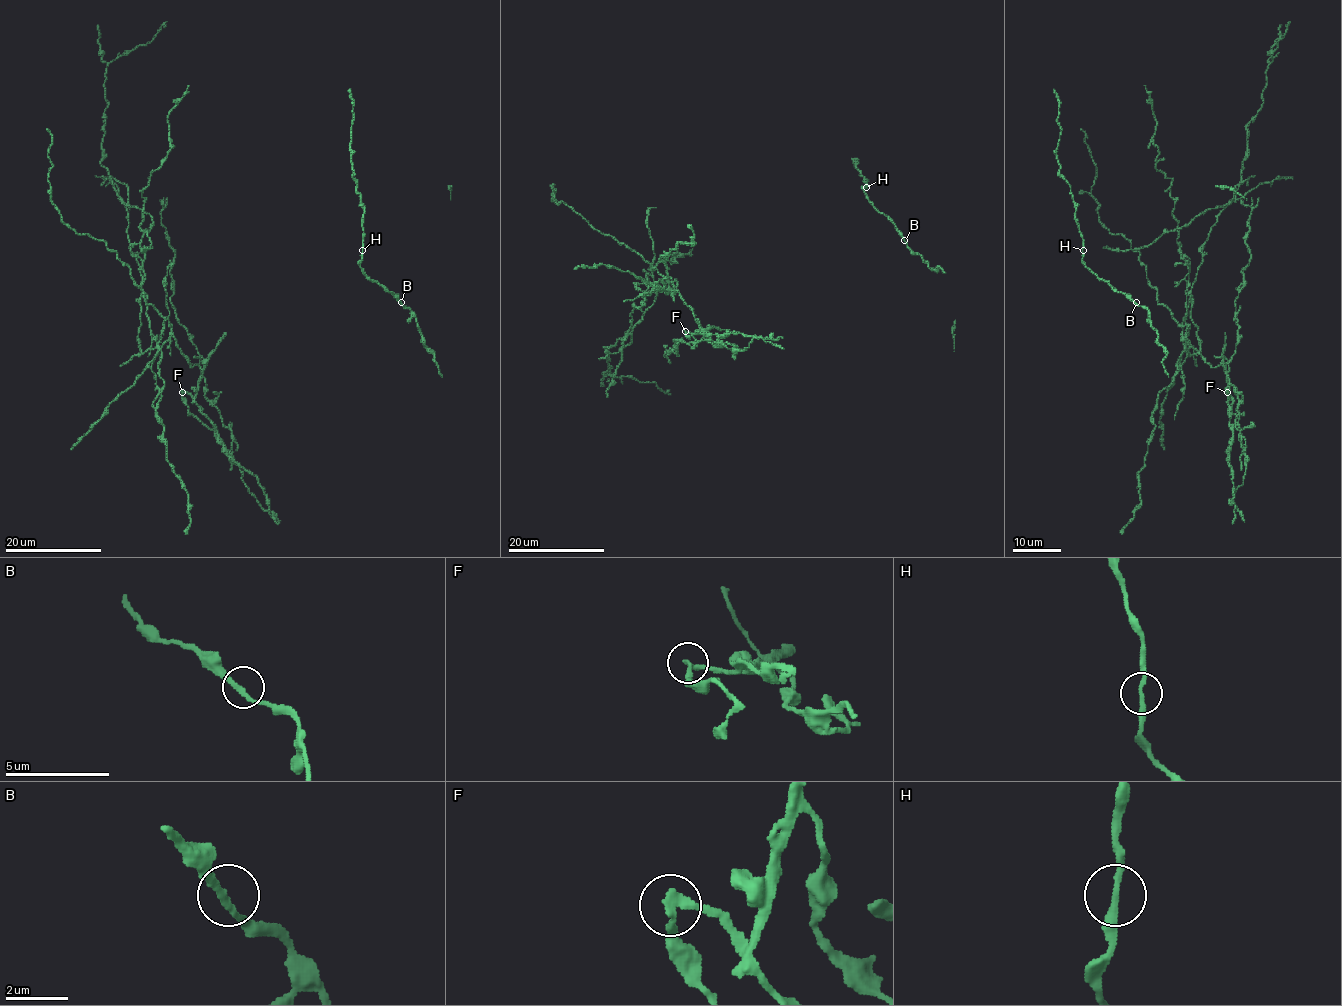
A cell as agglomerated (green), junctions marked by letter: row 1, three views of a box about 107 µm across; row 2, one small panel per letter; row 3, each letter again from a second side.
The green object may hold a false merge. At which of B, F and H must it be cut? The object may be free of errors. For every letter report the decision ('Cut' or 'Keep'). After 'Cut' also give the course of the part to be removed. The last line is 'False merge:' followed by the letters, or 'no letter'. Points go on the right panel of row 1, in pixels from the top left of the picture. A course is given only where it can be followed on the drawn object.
B: Keep
F: Cut. Course of the part to remove: (1227, 391), (1226, 367), (1212, 367), (1186, 343), (1181, 323), (1202, 244), (1241, 180), (1247, 124), (1290, 21)
H: Keep
False merge: F

